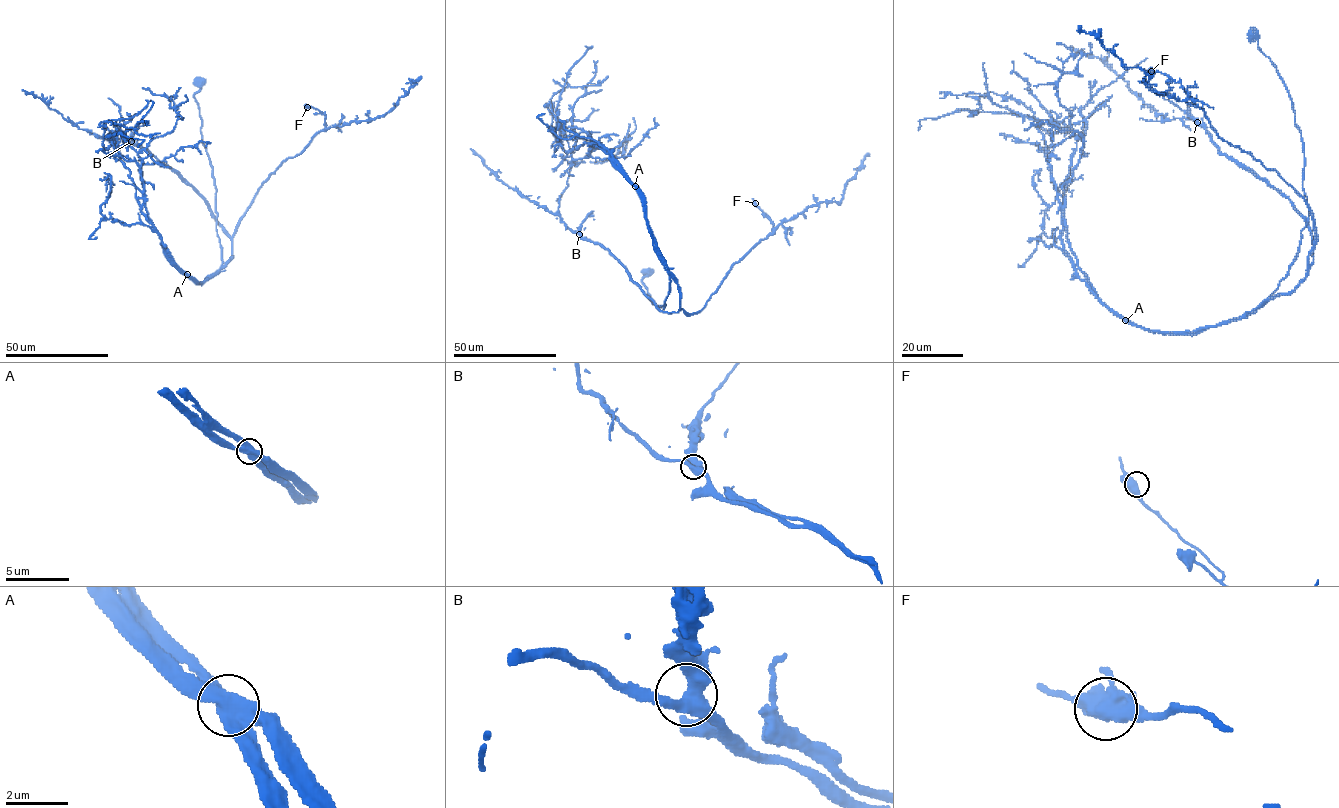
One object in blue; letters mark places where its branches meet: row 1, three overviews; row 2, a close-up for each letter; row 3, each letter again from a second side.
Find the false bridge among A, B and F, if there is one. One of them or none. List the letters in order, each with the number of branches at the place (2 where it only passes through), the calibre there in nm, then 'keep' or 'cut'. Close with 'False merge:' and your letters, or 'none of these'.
A: 3 branches meet; 460 nm thick; cut
B: 3 branches meet; 480 nm thick; keep
F: 3 branches meet; 480 nm thick; keep
False merge: A

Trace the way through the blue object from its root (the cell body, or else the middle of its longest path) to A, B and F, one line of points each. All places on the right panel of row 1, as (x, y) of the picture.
A: (1253, 34), (1288, 92), (1303, 141), (1308, 220), (1298, 254), (1267, 302), (1241, 317), (1171, 333), (1125, 320)
B: (1253, 34), (1291, 100), (1308, 207), (1298, 254), (1259, 307), (1306, 276), (1312, 233), (1197, 122)
F: (1253, 34), (1291, 100), (1308, 207), (1259, 307), (1305, 277), (1313, 214), (1151, 71)

